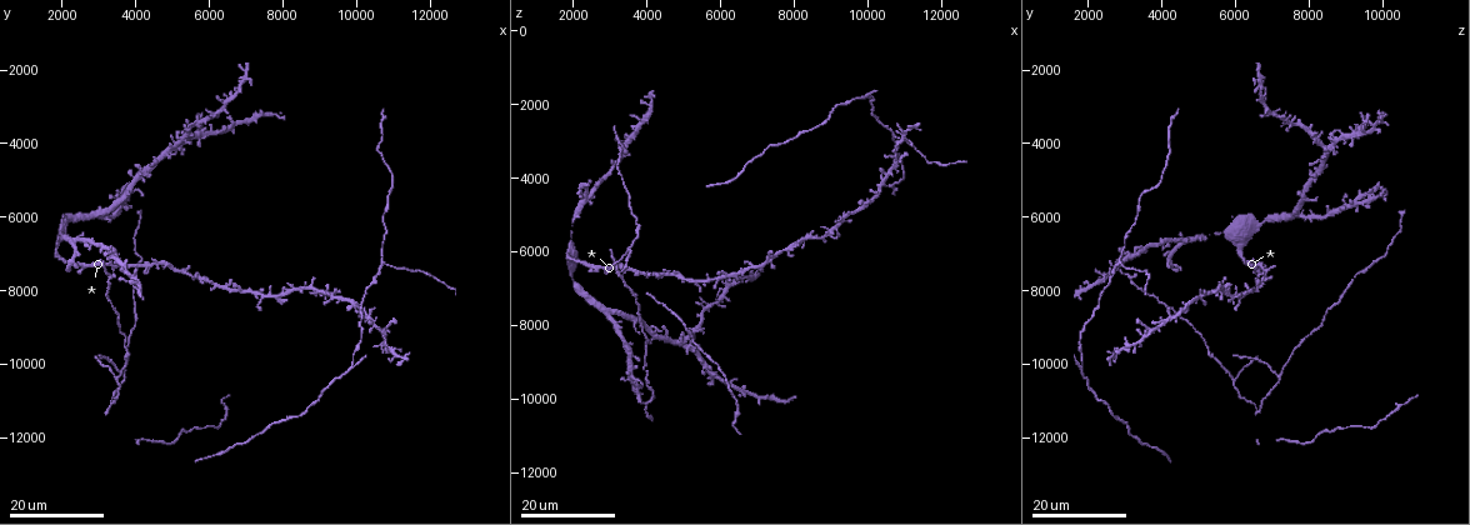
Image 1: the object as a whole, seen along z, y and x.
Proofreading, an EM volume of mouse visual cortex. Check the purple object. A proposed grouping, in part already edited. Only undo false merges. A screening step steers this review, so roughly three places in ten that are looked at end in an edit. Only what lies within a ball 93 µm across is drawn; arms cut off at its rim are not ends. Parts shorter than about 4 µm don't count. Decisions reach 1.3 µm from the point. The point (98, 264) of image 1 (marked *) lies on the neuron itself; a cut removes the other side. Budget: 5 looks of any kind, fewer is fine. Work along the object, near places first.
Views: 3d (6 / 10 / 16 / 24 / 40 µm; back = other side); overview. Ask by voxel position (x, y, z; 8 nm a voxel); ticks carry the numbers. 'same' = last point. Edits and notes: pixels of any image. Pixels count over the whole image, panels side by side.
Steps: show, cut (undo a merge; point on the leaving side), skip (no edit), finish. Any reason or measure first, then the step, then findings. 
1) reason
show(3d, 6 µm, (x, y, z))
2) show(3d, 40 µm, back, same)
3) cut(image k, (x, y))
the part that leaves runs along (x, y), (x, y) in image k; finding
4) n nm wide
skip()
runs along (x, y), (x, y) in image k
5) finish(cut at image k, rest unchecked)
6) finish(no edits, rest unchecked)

three-way junction
show(3d, 24 µm, (3500, 10400, 6000))

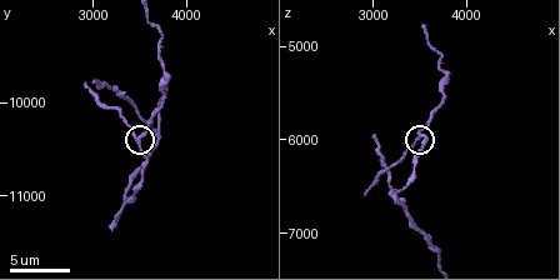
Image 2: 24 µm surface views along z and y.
show(3d, 10 µm, (3500, 10450, 6000))

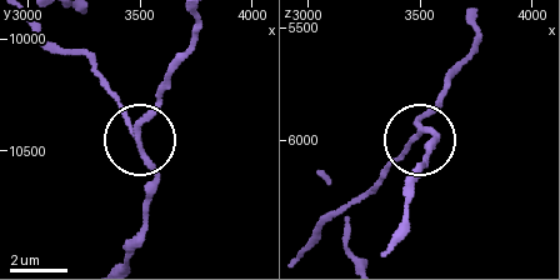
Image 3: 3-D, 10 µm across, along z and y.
side arm 9 µm
cut(image 3, (123, 106))
the part that leaves runs along (143, 139), (99, 69), (56, 48), (35, 26) in image 3; two neurons meet here

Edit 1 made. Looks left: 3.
three-way junction
show(3d, 24 µm, (3700, 10300, 7200))

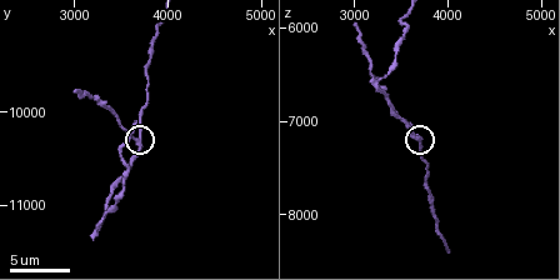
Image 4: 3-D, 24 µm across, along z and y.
show(3d, 10 µm, same)

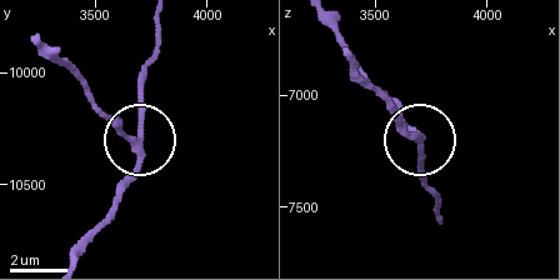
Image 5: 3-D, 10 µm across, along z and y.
210 nm wide
skip()
runs along (76, 254), (140, 153), (138, 141), (93, 105) in image 5; continuous, no second neuron

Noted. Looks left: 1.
finish(cut at image 3, rest unchecked)

